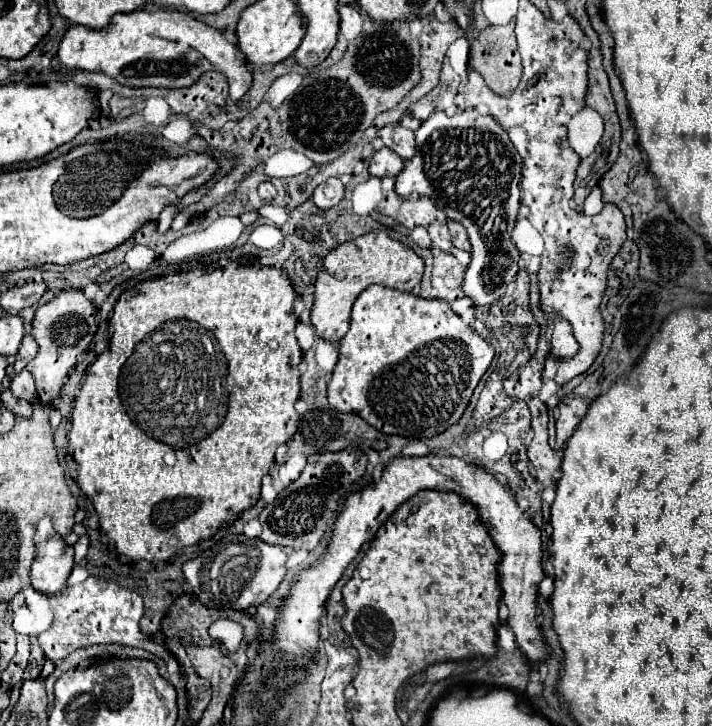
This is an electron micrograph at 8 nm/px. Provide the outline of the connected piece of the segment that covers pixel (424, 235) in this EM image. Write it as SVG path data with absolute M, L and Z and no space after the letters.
M416 226L416 228L410 232L410 238L412 238L418 246L422 246L422 248L430 248L430 246L432 246L430 236L428 236L428 230L426 230L424 226Z

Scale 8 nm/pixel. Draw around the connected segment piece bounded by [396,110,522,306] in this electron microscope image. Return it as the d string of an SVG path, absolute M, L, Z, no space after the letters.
M468 110L448 116L446 112L434 112L428 120L420 124L416 130L416 154L396 176L396 192L406 198L408 194L422 194L442 204L442 212L468 230L468 240L472 244L472 262L464 276L464 292L474 300L476 306L496 302L514 280L518 272L518 250L512 242L512 230L516 224L518 208L520 208L520 168L522 158L514 144L508 138L508 132L492 118L482 116L476 110L468 114Z

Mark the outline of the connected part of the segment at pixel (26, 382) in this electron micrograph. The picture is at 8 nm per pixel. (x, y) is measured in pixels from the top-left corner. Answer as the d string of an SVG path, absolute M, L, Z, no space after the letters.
M26 368L14 376L14 380L12 380L12 384L10 384L10 390L14 392L16 398L26 398L26 400L32 402L32 404L38 402L34 378L32 378L32 374L30 374Z

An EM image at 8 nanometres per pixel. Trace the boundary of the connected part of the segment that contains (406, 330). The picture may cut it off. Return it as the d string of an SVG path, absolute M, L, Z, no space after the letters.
M388 286L366 288L352 306L348 334L340 340L340 358L328 382L328 402L338 412L352 412L384 434L434 438L460 420L482 374L494 358L494 346L468 326L444 300L426 300Z

